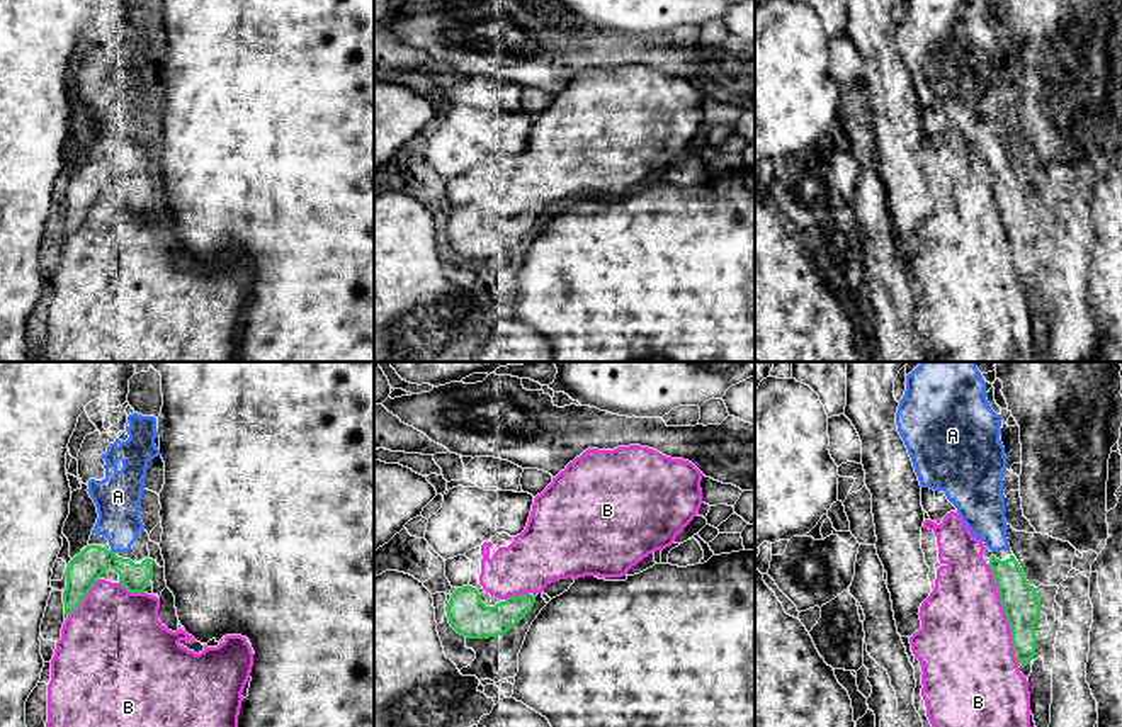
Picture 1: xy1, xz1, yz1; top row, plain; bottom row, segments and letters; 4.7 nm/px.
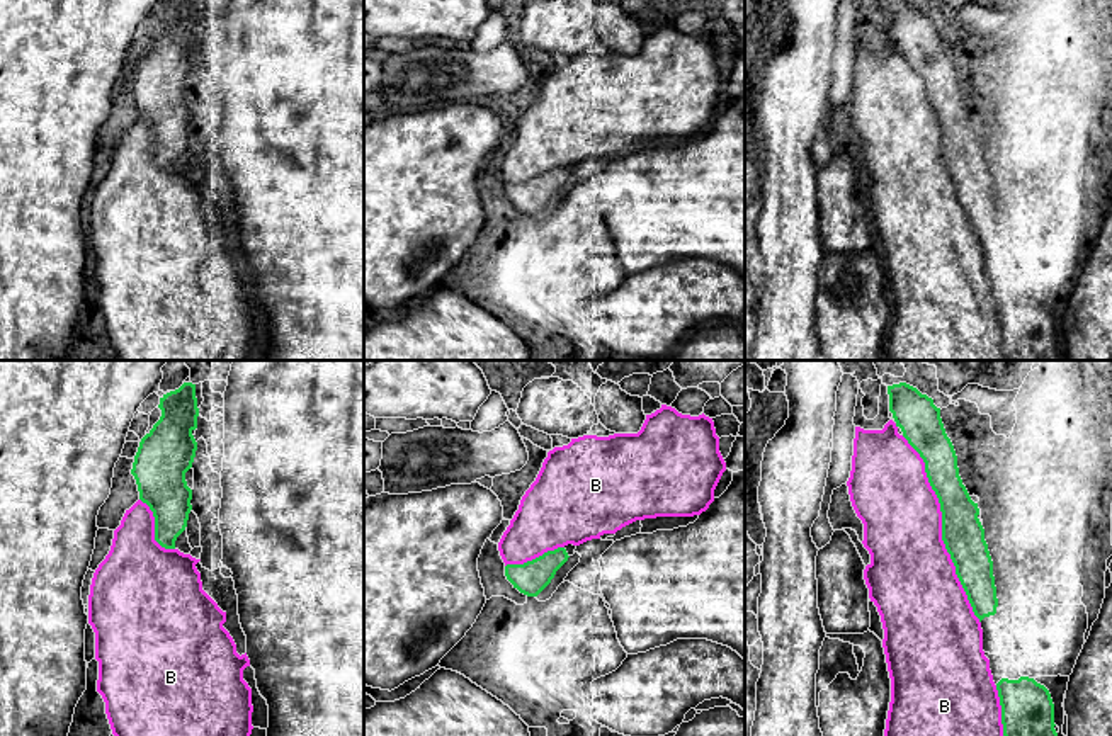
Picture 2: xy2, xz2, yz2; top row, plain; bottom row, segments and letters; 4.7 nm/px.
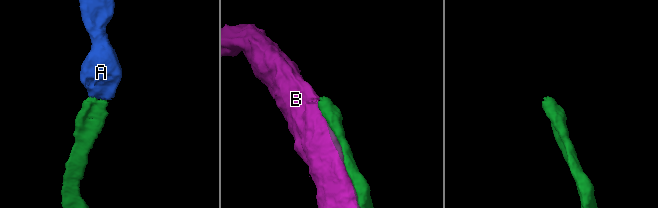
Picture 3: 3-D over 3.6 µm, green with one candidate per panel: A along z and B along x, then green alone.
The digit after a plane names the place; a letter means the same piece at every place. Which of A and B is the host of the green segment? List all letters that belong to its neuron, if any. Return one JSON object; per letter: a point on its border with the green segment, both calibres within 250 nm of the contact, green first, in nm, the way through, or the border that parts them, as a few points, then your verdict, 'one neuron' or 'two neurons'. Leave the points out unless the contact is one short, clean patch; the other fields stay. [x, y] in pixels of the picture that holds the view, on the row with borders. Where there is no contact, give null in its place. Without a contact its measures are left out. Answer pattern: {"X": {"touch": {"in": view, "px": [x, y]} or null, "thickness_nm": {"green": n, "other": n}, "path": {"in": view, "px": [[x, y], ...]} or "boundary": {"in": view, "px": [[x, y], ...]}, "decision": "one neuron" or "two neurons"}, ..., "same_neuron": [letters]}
{"A": {"touch": {"in": "xy1", "px": [111, 551]}, "thickness_nm": {"green": 160, "other": 220}, "decision": "one neuron"}, "B": {"touch": {"in": "yz2", "px": [942, 529]}, "thickness_nm": {"green": 200, "other": 380}, "decision": "two neurons"}, "same_neuron": ["A"]}

